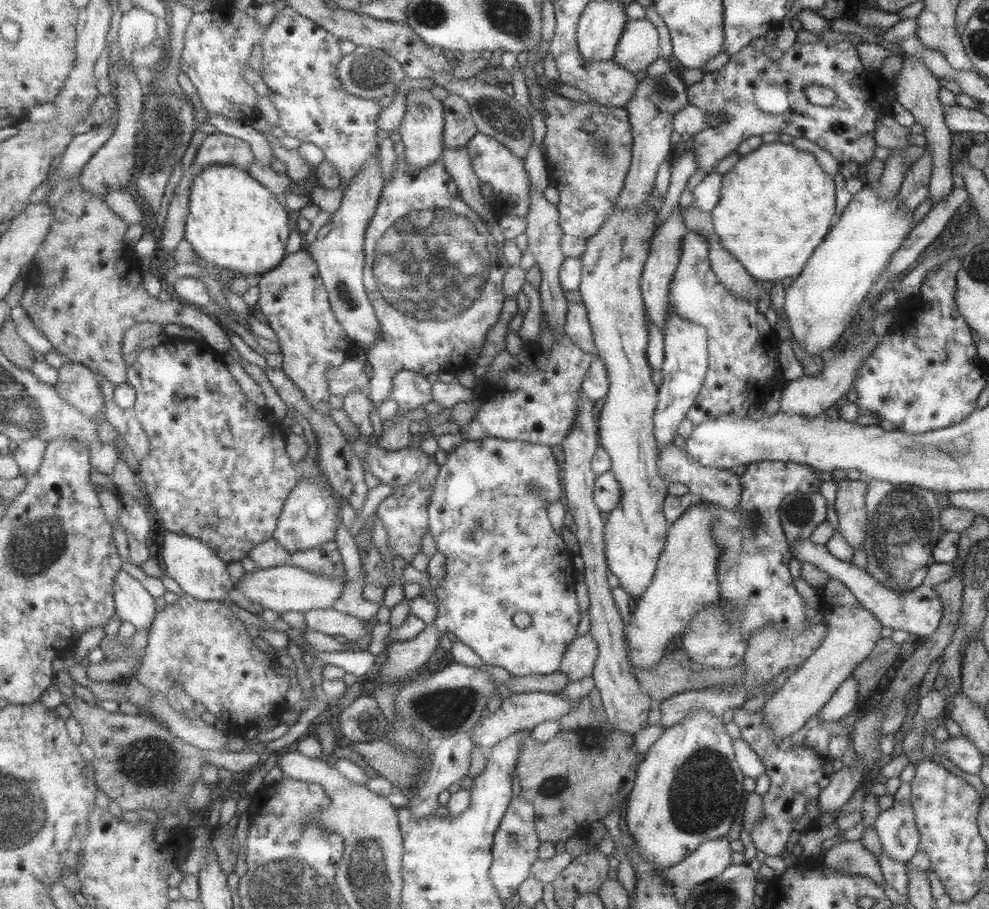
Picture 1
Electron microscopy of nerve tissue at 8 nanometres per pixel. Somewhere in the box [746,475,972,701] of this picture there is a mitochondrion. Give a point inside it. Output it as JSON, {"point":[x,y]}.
{"point":[904,525]}

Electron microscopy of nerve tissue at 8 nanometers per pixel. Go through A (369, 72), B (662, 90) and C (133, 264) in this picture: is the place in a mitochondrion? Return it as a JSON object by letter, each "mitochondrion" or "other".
{"A":"mitochondrion","B":"mitochondrion","C":"other"}

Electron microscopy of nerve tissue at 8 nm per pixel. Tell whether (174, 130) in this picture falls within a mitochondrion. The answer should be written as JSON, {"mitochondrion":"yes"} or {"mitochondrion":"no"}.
{"mitochondrion":"yes"}

